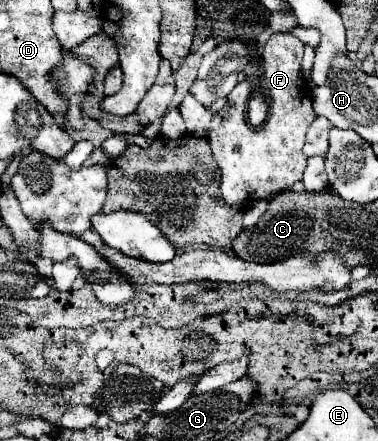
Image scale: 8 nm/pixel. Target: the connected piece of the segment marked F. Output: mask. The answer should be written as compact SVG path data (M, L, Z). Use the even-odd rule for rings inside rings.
M290 33L272 35L264 45L258 75L254 79L240 81L232 89L232 93L226 97L226 105L212 117L210 131L208 131L208 143L212 147L212 155L222 175L220 179L222 199L228 205L244 205L256 199L264 199L268 195L278 195L302 179L302 173L306 167L306 155L302 153L302 145L304 145L304 137L306 137L310 123L316 119L316 113L312 109L312 93L302 77L302 65L300 65L302 55L304 55L304 45L300 39L296 39ZM254 91L260 91L268 99L268 117L258 127L248 123L248 101Z

